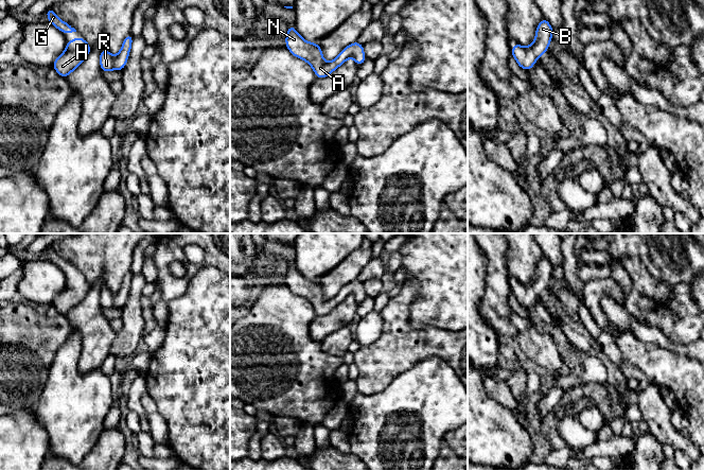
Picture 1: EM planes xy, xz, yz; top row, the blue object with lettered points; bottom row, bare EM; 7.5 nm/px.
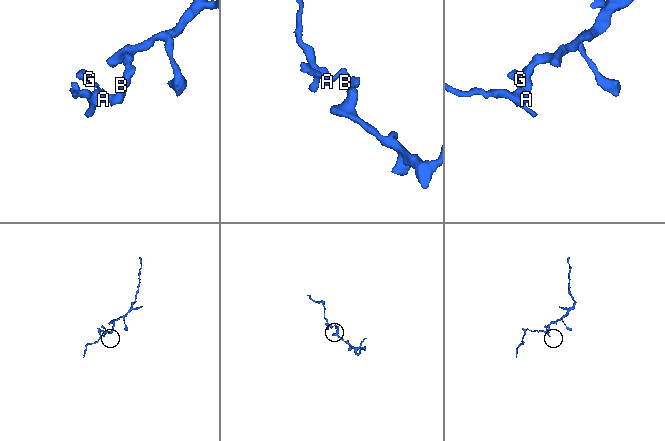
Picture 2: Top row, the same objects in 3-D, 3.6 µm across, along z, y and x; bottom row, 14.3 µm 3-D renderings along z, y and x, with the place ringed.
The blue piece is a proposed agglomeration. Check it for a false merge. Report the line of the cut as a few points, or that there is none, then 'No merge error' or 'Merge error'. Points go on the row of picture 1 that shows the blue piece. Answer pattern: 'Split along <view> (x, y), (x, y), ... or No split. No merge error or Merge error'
No split. No merge error

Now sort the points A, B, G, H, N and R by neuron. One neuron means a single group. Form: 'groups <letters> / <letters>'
groups A B G H N R

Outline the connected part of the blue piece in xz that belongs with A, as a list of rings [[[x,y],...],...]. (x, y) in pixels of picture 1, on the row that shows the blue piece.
[[[293,25],[287,28],[287,35],[285,37],[286,48],[289,52],[311,65],[316,77],[323,78],[330,75],[335,69],[341,66],[349,57],[355,59],[356,65],[359,67],[367,57],[364,54],[363,45],[357,41],[347,46],[337,55],[337,57],[330,63],[325,63],[322,56],[322,50],[317,42],[309,42],[304,40],[296,31]]]

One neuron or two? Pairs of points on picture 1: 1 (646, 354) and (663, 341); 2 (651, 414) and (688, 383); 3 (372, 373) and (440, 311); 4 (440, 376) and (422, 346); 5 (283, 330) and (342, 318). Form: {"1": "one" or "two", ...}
{"1": "two", "2": "two", "3": "two", "4": "two", "5": "two"}

